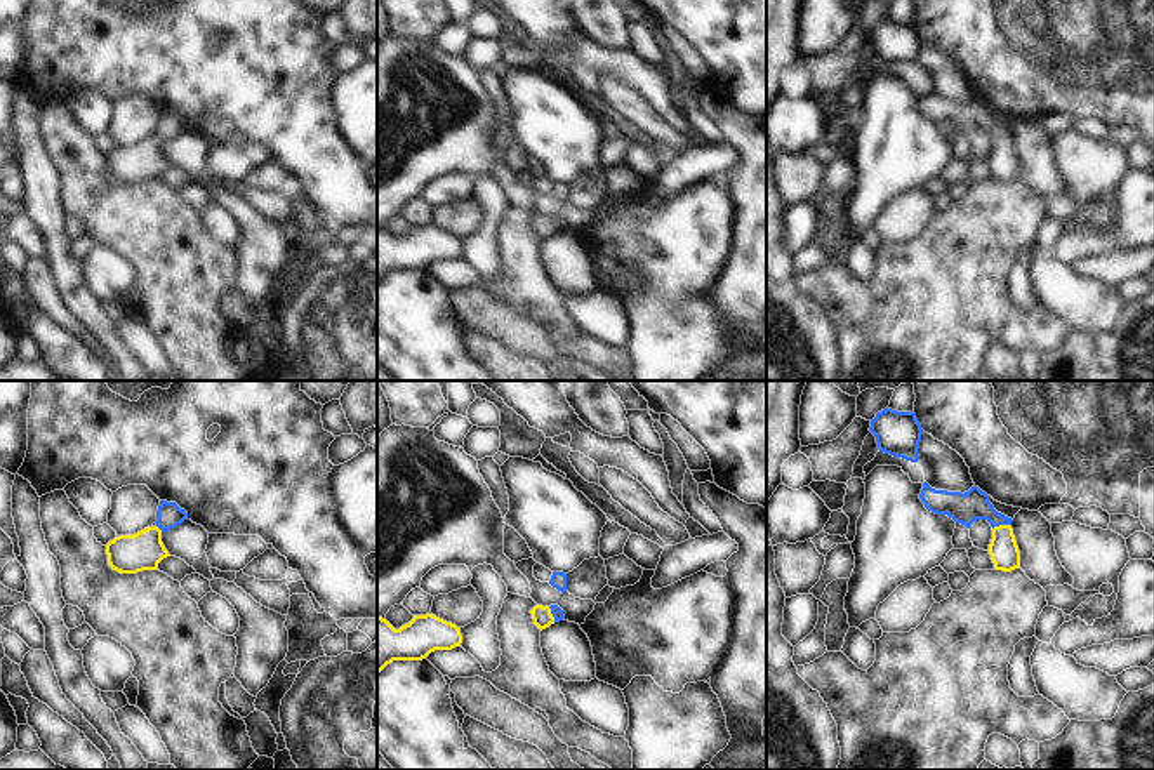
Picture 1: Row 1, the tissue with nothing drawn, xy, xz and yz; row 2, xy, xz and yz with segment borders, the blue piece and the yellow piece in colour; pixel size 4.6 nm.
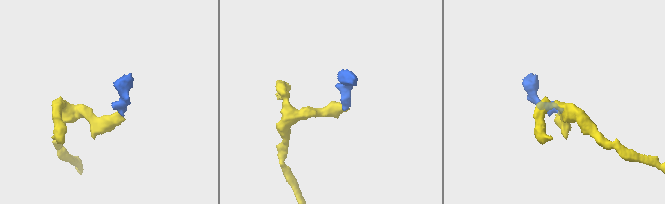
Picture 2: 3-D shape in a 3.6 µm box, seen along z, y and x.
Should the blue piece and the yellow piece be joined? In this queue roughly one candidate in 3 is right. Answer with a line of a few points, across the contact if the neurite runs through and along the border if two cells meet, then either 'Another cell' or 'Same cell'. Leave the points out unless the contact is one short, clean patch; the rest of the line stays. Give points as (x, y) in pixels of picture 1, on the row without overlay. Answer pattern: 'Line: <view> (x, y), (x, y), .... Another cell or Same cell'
Line: yz (965, 119), (981, 119), (1001, 134), (1003, 160). Same cell.

